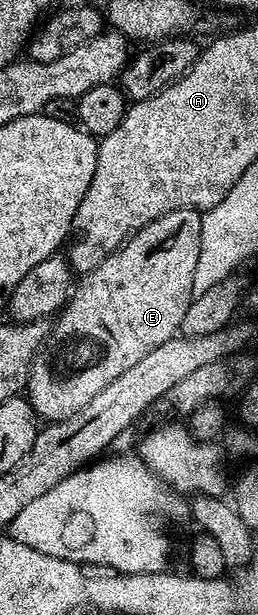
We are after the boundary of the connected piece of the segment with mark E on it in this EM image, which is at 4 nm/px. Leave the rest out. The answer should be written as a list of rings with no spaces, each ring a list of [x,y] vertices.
[[[179,209],[154,219],[154,223],[146,223],[146,227],[142,227],[137,233],[133,233],[119,249],[115,249],[105,261],[98,263],[98,267],[94,267],[94,271],[83,274],[75,282],[64,308],[51,322],[53,325],[50,325],[50,336],[41,345],[40,351],[36,358],[32,360],[32,366],[30,367],[26,396],[37,418],[43,419],[45,417],[43,420],[51,423],[74,417],[78,411],[82,411],[82,407],[86,407],[86,403],[90,403],[90,399],[94,399],[94,395],[99,395],[106,386],[114,383],[114,379],[118,379],[118,375],[122,375],[130,367],[134,367],[134,363],[139,363],[145,355],[150,355],[150,351],[154,351],[154,347],[162,347],[162,343],[166,343],[180,333],[180,325],[186,319],[186,311],[192,306],[194,296],[192,291],[194,287],[194,267],[198,263],[198,247],[200,246],[200,232],[202,231],[200,218],[201,214],[195,209]]]

